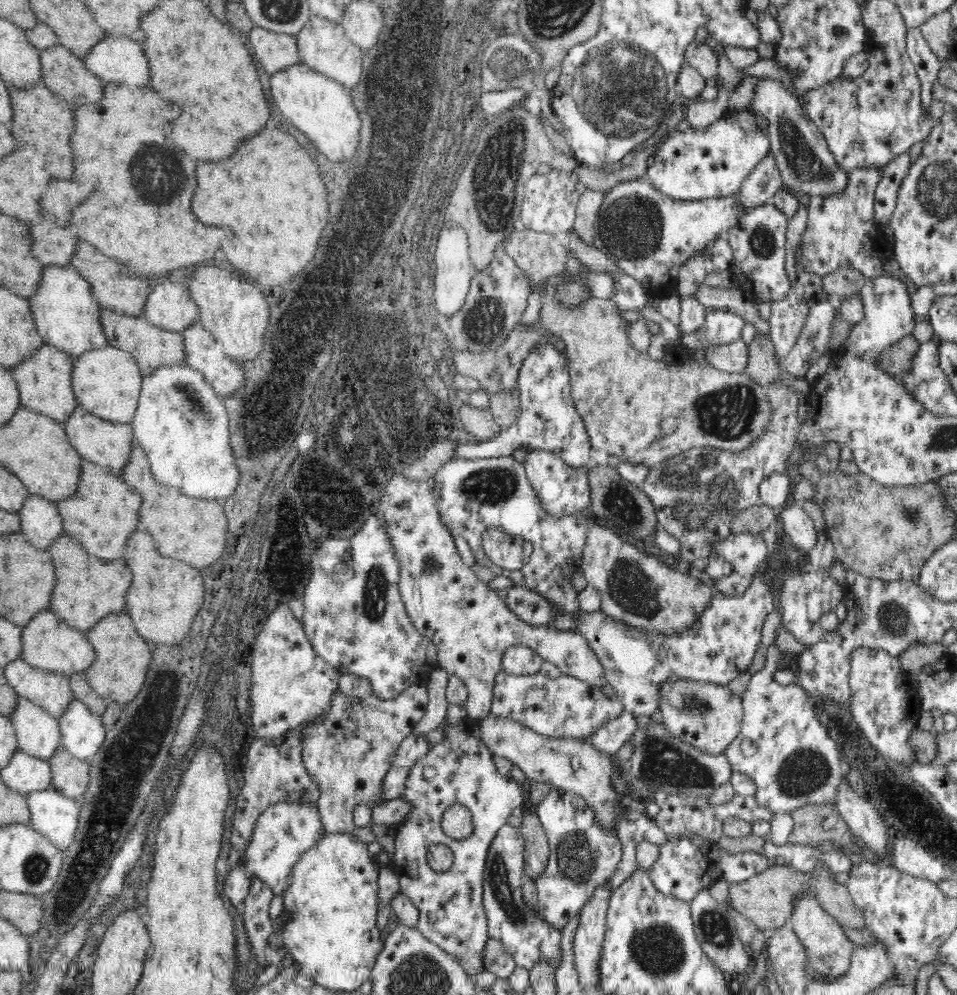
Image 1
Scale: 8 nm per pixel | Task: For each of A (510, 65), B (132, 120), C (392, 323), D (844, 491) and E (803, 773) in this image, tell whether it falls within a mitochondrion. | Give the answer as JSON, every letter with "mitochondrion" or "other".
{"A":"mitochondrion","B":"other","C":"other","D":"other","E":"mitochondrion"}

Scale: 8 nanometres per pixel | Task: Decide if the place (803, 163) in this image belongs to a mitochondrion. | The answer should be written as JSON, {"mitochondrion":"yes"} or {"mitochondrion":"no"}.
{"mitochondrion":"yes"}

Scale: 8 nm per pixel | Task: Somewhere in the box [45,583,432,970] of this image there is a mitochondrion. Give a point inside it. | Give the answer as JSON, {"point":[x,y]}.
{"point":[60,905]}

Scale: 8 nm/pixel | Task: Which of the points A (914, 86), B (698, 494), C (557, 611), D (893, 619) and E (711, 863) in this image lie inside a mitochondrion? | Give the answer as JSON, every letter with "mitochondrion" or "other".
{"A":"other","B":"mitochondrion","C":"other","D":"mitochondrion","E":"other"}

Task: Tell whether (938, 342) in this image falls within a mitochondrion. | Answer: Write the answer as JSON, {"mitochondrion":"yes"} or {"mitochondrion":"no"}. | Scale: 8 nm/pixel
{"mitochondrion":"no"}

